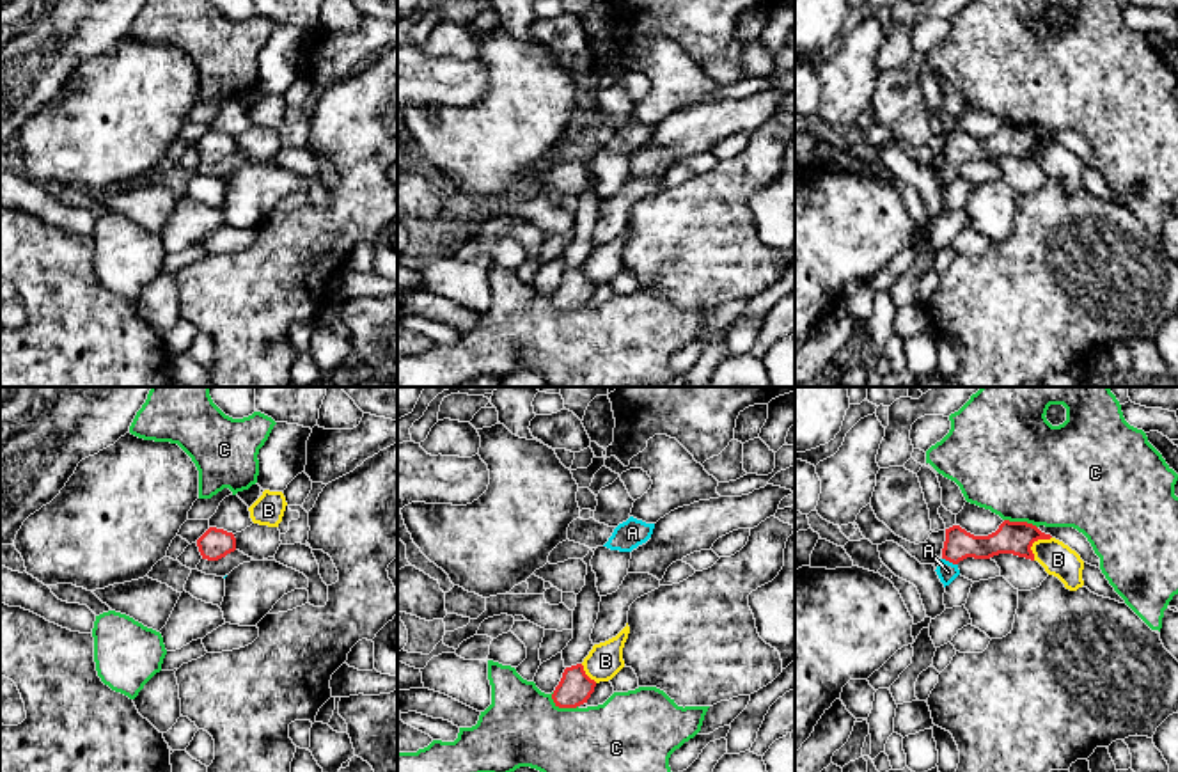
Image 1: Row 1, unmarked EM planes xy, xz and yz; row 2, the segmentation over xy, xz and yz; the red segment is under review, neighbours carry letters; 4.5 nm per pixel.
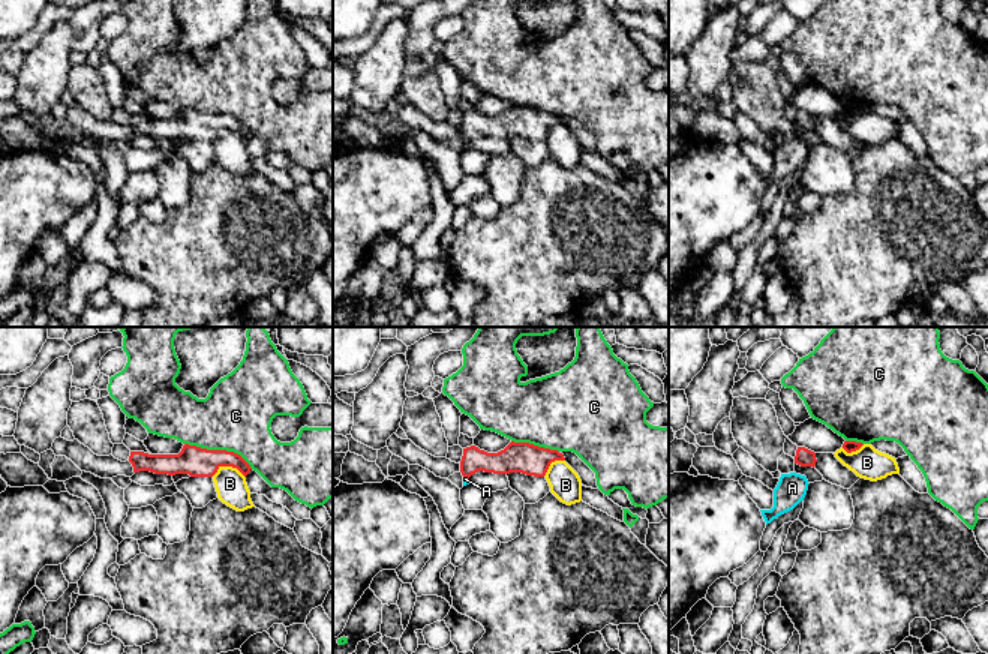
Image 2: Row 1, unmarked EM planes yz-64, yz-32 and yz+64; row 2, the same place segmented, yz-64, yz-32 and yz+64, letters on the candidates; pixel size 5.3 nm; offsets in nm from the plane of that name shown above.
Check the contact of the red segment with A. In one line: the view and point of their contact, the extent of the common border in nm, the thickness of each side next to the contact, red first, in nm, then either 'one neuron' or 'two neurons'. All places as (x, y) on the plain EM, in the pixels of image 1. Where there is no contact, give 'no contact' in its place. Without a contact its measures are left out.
meets red in yz at (950, 164); contact 80 nm long; 140 nm thick on the red side, 90 nm on the other; one neuron

